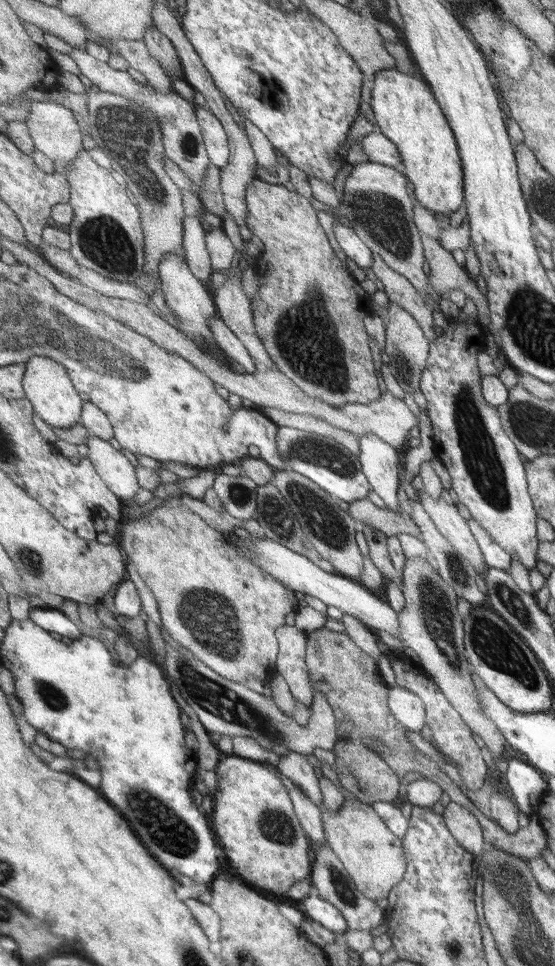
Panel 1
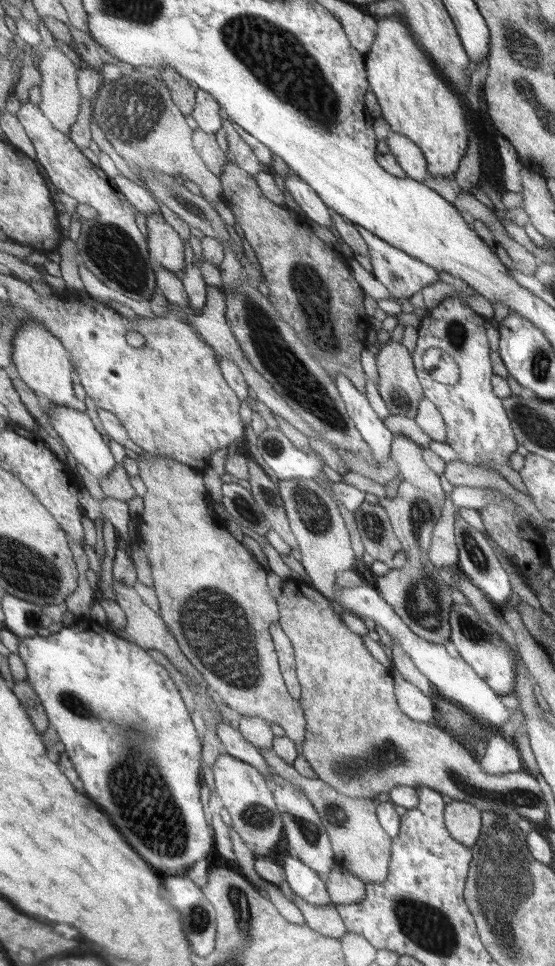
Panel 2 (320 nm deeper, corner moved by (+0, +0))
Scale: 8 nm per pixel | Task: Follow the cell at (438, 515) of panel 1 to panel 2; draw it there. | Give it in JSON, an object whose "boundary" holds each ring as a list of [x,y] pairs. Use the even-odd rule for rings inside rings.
{"boundary":[[[397,435],[392,446],[392,462],[401,470],[402,479],[417,488],[431,491],[442,506],[445,492],[441,488],[441,478],[424,460],[424,449],[407,436]]]}

